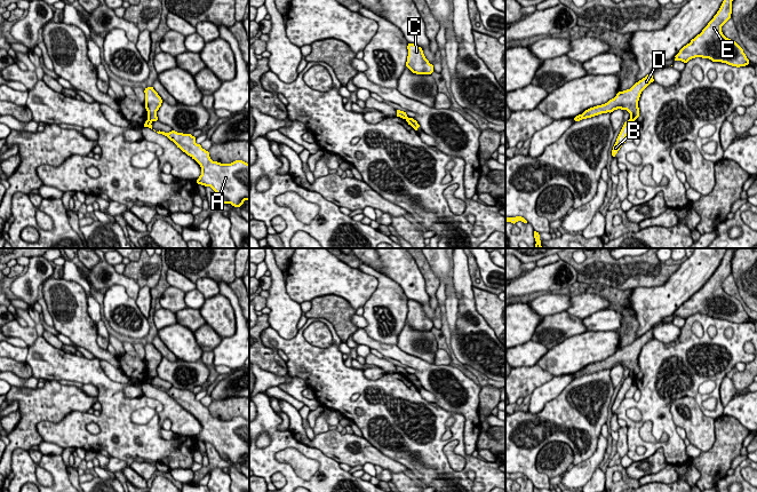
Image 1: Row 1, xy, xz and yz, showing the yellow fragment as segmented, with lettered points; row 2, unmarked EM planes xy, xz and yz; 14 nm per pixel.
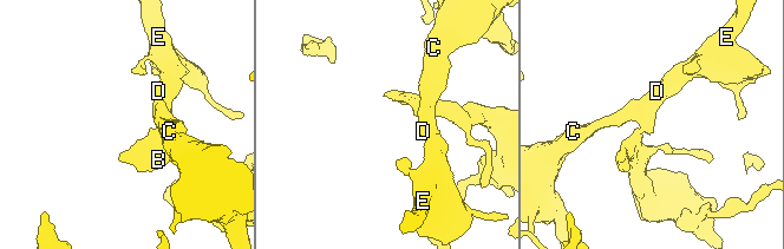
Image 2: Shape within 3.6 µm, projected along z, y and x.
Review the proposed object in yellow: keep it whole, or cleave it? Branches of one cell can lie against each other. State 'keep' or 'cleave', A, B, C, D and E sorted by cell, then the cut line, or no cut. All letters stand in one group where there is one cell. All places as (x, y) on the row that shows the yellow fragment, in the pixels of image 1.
cleave; groups A B / C D E; cut yz (630, 118), (632, 121)

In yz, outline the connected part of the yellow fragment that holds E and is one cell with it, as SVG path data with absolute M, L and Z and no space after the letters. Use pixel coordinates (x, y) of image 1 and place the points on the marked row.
M723 1L714 18L700 34L679 50L675 56L675 61L687 63L692 58L702 57L736 68L749 64L743 49L735 41L726 38L722 32L722 26L731 18L732 1Z

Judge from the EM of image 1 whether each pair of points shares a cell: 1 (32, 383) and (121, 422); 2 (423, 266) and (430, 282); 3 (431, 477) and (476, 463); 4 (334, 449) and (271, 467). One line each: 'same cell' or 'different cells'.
1: different cells
2: same cell
3: same cell
4: different cells

